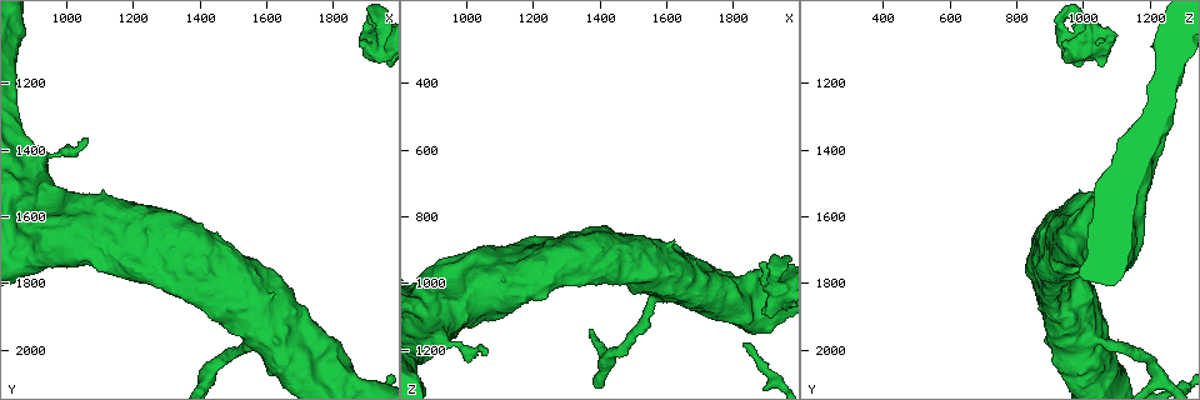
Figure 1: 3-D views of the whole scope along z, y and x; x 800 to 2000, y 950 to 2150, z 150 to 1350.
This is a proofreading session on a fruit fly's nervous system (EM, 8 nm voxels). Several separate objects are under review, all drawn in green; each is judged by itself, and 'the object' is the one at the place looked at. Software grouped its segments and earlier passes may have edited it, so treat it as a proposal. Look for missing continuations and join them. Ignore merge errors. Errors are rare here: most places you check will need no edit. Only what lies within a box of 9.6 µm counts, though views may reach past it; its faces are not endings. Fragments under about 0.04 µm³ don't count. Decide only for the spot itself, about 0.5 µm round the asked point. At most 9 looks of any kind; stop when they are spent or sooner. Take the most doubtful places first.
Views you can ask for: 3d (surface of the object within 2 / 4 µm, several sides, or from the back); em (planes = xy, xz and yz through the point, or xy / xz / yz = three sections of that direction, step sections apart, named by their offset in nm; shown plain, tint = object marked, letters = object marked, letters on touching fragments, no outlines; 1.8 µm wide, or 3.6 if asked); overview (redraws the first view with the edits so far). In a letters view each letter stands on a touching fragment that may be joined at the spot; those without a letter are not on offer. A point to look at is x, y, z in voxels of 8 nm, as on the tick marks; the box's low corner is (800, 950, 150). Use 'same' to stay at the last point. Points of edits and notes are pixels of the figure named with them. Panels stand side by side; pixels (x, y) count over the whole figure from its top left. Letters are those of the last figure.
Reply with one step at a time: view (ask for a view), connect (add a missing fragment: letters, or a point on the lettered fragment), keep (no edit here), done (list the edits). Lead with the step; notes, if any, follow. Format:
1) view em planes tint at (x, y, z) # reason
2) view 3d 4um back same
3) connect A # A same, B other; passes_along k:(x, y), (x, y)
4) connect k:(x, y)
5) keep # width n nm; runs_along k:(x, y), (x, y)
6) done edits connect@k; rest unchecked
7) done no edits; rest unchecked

view em 3.6um planes tint at (1890, 1070, 1080) # free end

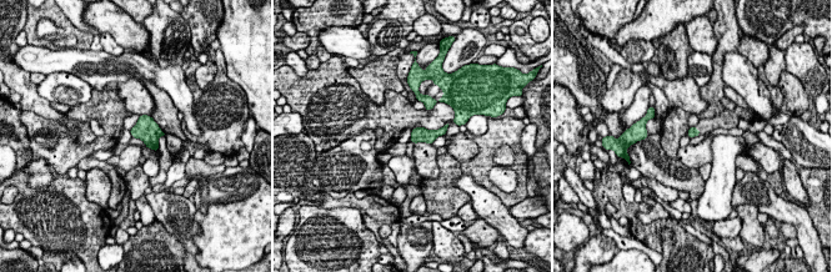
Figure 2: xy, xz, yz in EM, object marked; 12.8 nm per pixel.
view em 3.6um planes letters same # see the neighbours

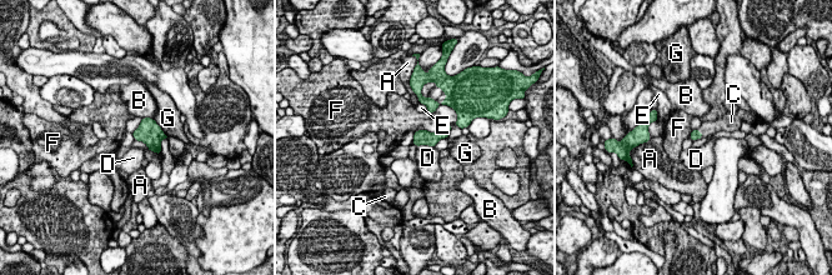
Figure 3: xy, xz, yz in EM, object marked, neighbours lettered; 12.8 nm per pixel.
connect C # longest_contact G 300 nm; A other, B other, C same, D other, E other, F other, G other; passes_along 3:(695, 134), (701, 133), (707, 128); the cell continues

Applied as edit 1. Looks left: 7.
view overview # redraw

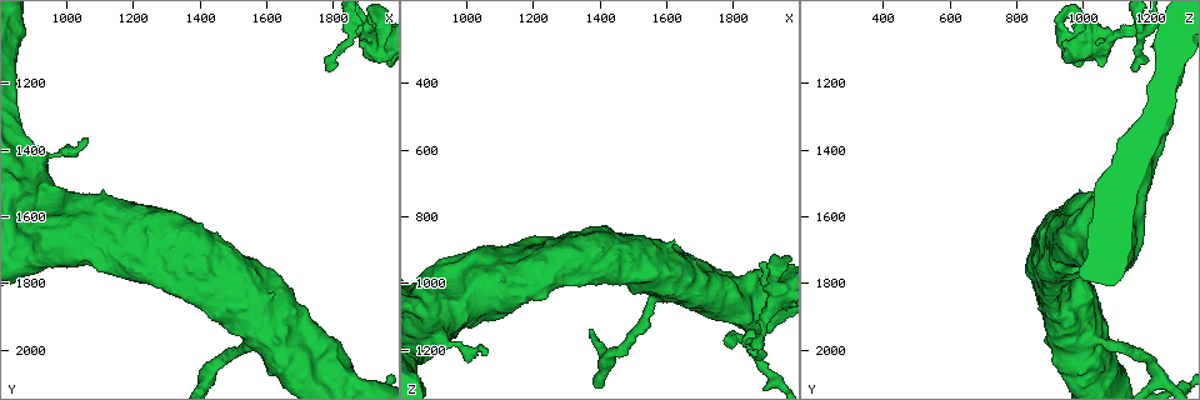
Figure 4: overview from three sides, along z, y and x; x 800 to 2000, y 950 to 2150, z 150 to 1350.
view 3d 4um at (1050, 1370, 1210) # end of a long branch

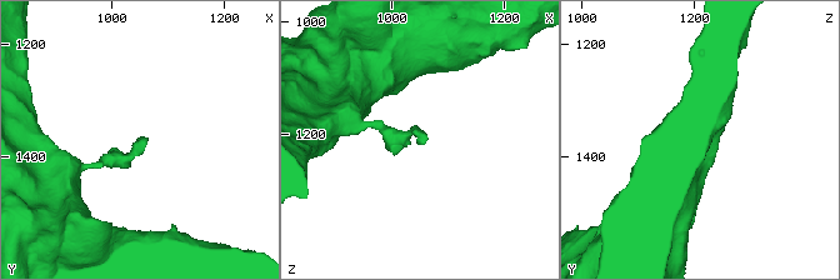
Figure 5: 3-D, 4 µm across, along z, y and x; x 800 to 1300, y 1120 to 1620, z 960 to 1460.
view em yz step 4 tint at (1050, 1370, 1220)

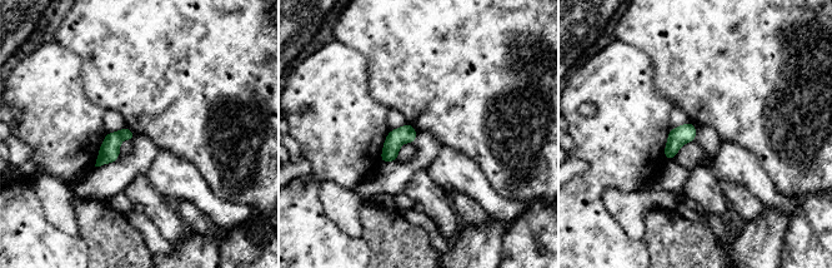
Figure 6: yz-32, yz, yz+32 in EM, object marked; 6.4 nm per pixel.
view em planes letters same # cut it another way

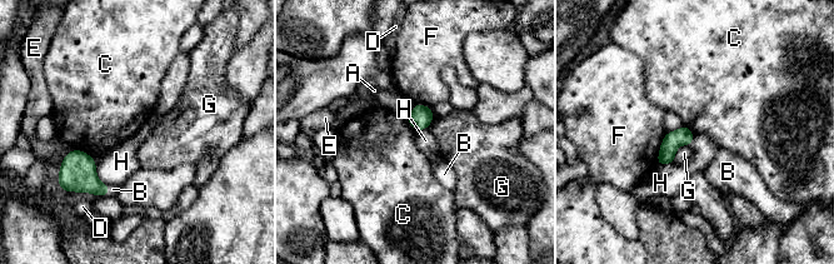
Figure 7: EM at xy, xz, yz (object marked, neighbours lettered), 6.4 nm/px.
keep # A other, B other, C other, D other, E other, F other, G other, H other; border 7:(95, 163), (96, 177), (108, 184); no lettered fragment goes on from it

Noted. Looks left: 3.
view em 3.6um planes letters at (1570, 1970, 1040) # sudden change in width

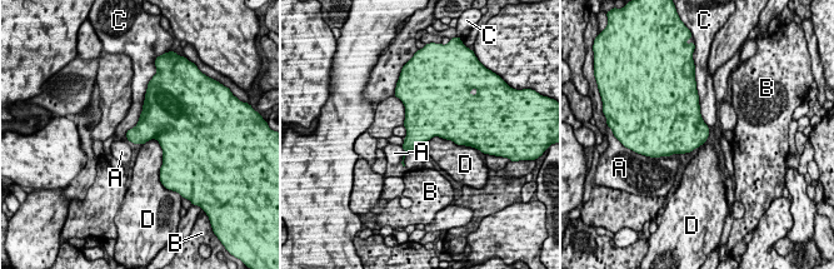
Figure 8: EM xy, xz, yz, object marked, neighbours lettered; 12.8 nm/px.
keep # longest_contact C 650 nm; A other, B other, C other, D other; border 8:(151, 138), (161, 149), (160, 174); none of them fits

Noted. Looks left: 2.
view em planes plain at (1270, 1570, 930) # free end

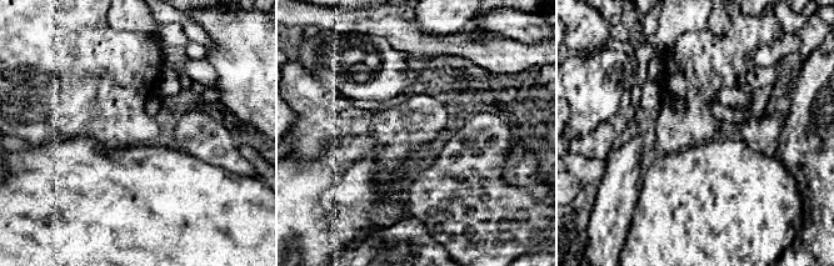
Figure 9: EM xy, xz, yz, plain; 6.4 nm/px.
view em planes letters same # what lies round it

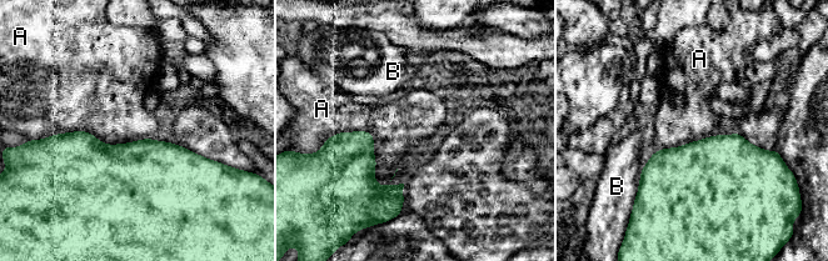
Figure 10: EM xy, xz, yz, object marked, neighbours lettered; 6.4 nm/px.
keep # A other, B other; border 10:(329, 136), (368, 131), (389, 182); none of them fits

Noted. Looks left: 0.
done edits connect@3; rest unchecked

